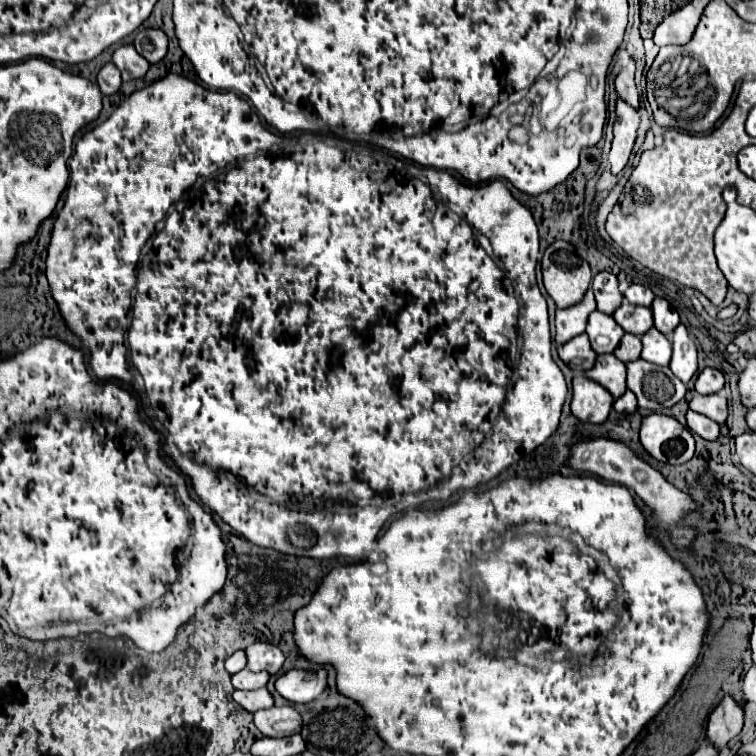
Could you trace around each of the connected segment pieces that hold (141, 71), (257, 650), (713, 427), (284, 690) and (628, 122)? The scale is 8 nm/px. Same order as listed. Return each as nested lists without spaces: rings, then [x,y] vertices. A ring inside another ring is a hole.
[[[123,44],[113,52],[113,62],[121,70],[123,80],[135,80],[145,76],[149,70],[149,62],[133,48],[133,44]]]
[[[255,642],[247,652],[247,668],[251,672],[261,672],[267,670],[269,674],[277,674],[285,662],[285,654],[271,642]]]
[[[693,410],[687,412],[687,428],[689,428],[691,432],[699,434],[703,440],[709,440],[709,442],[717,440],[719,434],[721,434],[721,432],[719,432],[719,424],[715,424],[715,422],[709,420],[707,416],[697,414],[697,412],[693,412]]]
[[[291,668],[275,680],[275,688],[285,700],[295,704],[299,702],[307,704],[327,688],[327,670],[319,668],[311,672],[311,670]]]
[[[617,96],[617,120],[613,124],[613,146],[609,152],[609,164],[613,174],[619,174],[629,160],[637,126],[639,114],[621,96]]]

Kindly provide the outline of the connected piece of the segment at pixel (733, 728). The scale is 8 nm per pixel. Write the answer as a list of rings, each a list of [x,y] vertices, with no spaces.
[[[725,694],[719,706],[711,712],[707,724],[707,740],[715,746],[725,746],[735,738],[743,728],[743,704],[737,702],[731,694]]]

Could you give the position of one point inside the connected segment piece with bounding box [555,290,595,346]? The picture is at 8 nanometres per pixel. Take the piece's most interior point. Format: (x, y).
(570, 322)

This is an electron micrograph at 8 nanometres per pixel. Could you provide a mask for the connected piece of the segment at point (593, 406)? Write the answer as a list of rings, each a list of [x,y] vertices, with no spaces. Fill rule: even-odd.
[[[577,374],[573,378],[573,400],[571,400],[571,412],[575,418],[583,422],[601,424],[607,420],[613,406],[613,396],[593,380],[589,380],[583,374]]]

